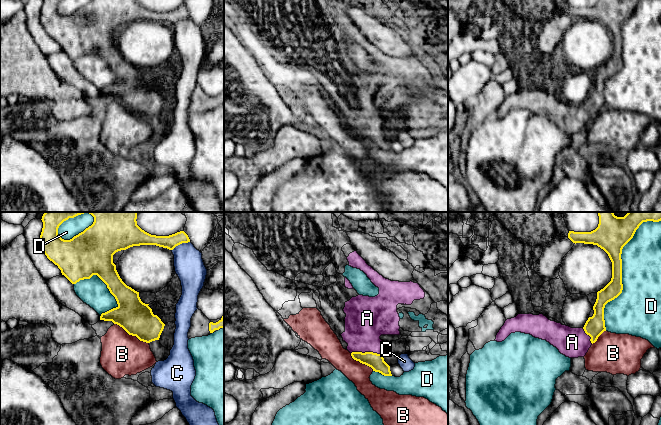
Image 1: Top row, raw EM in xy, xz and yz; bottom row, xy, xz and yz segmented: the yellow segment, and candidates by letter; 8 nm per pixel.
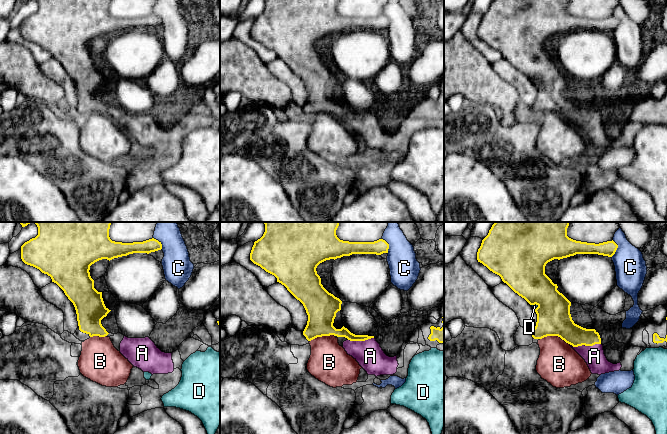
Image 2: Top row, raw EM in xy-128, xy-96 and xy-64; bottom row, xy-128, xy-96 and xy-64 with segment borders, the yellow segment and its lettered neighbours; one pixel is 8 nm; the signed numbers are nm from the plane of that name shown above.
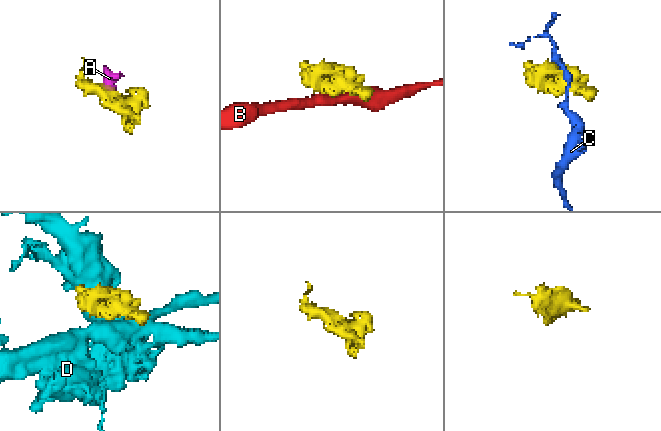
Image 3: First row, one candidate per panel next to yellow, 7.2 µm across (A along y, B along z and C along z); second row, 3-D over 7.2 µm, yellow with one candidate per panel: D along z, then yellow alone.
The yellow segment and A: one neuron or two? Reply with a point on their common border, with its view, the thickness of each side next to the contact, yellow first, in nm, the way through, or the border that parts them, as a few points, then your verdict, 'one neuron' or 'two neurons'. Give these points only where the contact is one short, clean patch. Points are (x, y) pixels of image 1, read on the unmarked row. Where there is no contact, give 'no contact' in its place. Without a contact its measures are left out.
xz (366, 128) | 130/320 nm | across xz (376, 137), (366, 128), (365, 97) | one neuron

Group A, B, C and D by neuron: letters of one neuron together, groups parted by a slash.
A / B / C / D

